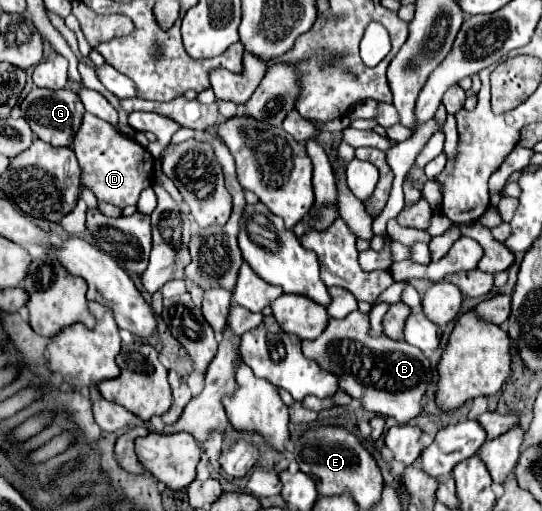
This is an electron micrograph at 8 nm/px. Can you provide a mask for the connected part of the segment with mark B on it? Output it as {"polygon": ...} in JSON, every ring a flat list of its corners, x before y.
{"polygon":[[356,310,340,320,330,318,320,338,302,342,302,352,320,368,338,376,340,390,360,400,364,410,392,416,400,424,420,414,422,396,430,378,430,362,418,348,404,340,392,340,386,334,370,336,370,314]]}

